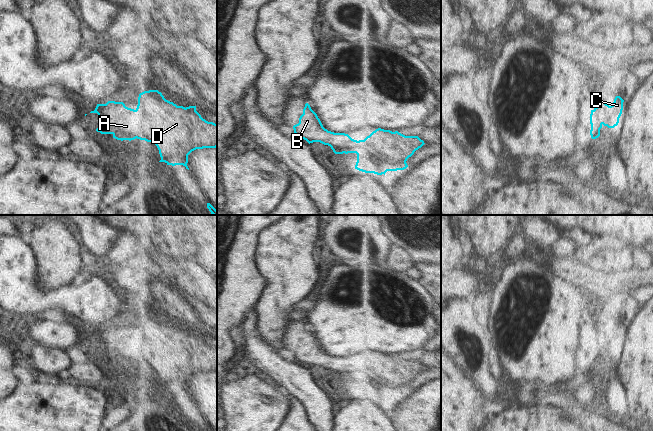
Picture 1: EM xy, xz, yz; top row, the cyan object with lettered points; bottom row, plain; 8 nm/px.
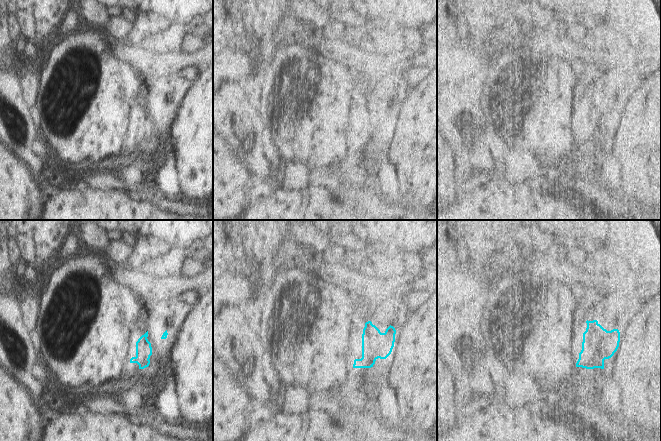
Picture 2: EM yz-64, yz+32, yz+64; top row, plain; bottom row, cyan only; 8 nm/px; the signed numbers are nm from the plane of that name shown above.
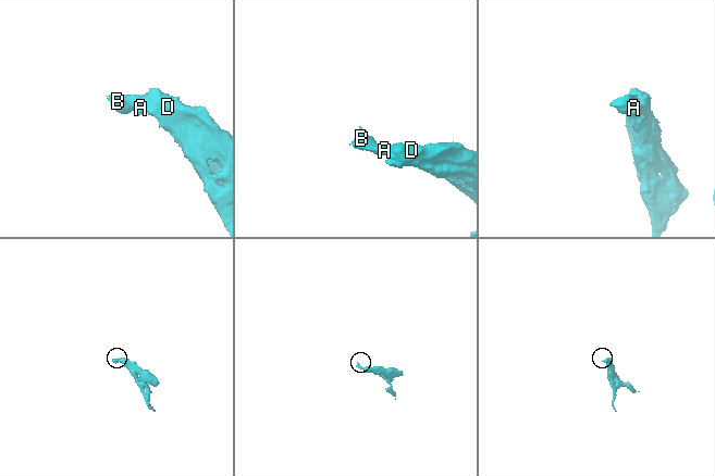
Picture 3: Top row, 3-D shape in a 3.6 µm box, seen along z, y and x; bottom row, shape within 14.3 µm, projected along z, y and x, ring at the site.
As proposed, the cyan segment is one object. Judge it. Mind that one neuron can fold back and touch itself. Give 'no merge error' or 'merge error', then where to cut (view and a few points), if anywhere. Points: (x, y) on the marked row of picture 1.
no merge error | no cut

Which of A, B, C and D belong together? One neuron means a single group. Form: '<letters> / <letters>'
A B C D

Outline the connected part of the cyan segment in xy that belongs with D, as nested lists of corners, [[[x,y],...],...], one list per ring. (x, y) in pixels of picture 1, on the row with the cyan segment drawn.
[[[158,90],[144,91],[139,94],[137,108],[131,109],[123,102],[108,101],[106,104],[97,104],[94,111],[99,116],[101,134],[112,134],[117,140],[140,139],[154,143],[161,157],[159,162],[167,165],[183,165],[189,170],[188,155],[203,148],[217,147],[217,124],[208,122],[196,111],[196,106],[177,106],[164,98]]]

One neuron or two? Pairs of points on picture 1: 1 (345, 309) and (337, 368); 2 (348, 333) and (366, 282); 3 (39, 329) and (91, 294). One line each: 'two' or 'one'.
1: two
2: one
3: two

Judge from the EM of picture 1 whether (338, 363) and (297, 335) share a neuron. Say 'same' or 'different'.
same

